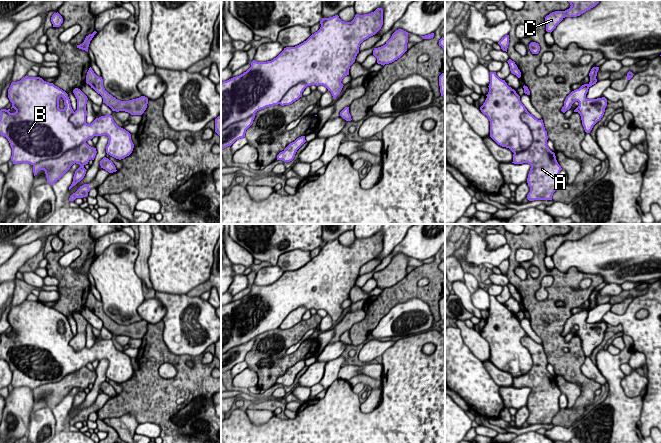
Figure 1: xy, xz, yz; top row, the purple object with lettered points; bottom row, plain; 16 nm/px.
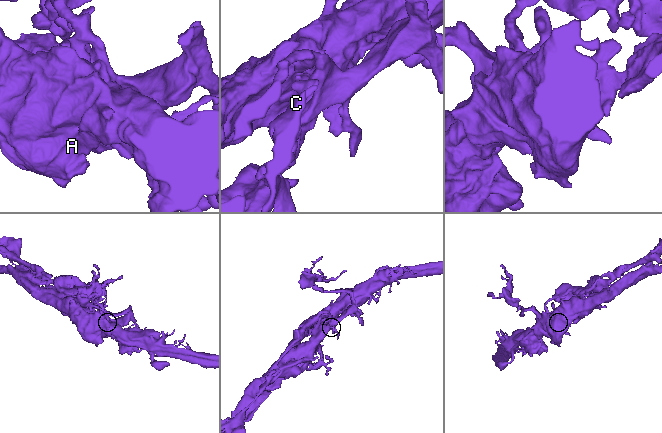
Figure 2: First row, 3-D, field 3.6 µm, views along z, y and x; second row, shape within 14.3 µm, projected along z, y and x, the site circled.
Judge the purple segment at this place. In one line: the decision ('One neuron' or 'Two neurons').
Two neurons

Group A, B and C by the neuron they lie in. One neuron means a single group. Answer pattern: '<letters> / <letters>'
A C / B

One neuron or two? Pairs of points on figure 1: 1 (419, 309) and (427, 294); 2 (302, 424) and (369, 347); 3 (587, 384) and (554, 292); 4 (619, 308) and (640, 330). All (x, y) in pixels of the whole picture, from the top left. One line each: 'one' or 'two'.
1: two
2: two
3: one
4: two

